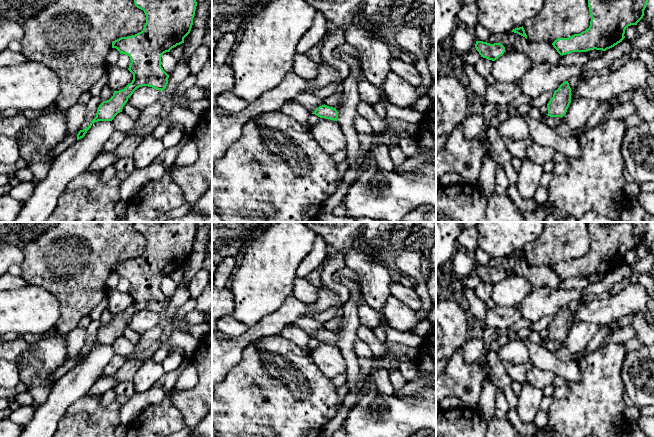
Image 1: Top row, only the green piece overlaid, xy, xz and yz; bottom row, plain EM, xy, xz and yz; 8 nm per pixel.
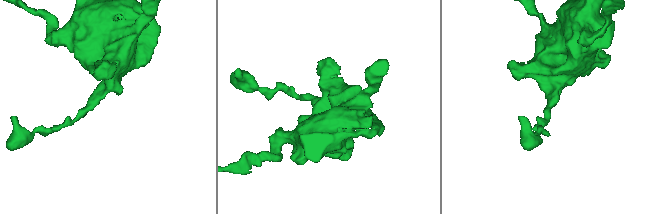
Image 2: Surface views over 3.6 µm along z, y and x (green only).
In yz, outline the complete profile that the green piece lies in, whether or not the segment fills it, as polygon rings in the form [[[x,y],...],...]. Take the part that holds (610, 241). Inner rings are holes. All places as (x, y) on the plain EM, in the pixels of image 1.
[[[588,222],[590,250],[580,258],[568,262],[558,262],[552,269],[560,279],[590,274],[606,275],[622,266],[628,250],[637,249],[643,242],[648,222]]]

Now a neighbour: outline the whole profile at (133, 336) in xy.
[[[126,327],[122,333],[122,336],[124,336],[125,338],[127,338],[129,341],[131,341],[134,346],[137,345],[139,339],[140,339],[140,335],[138,332],[132,330],[129,327]]]

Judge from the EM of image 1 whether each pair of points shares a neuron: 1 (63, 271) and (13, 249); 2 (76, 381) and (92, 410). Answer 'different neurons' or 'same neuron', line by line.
1: different neurons
2: different neurons

